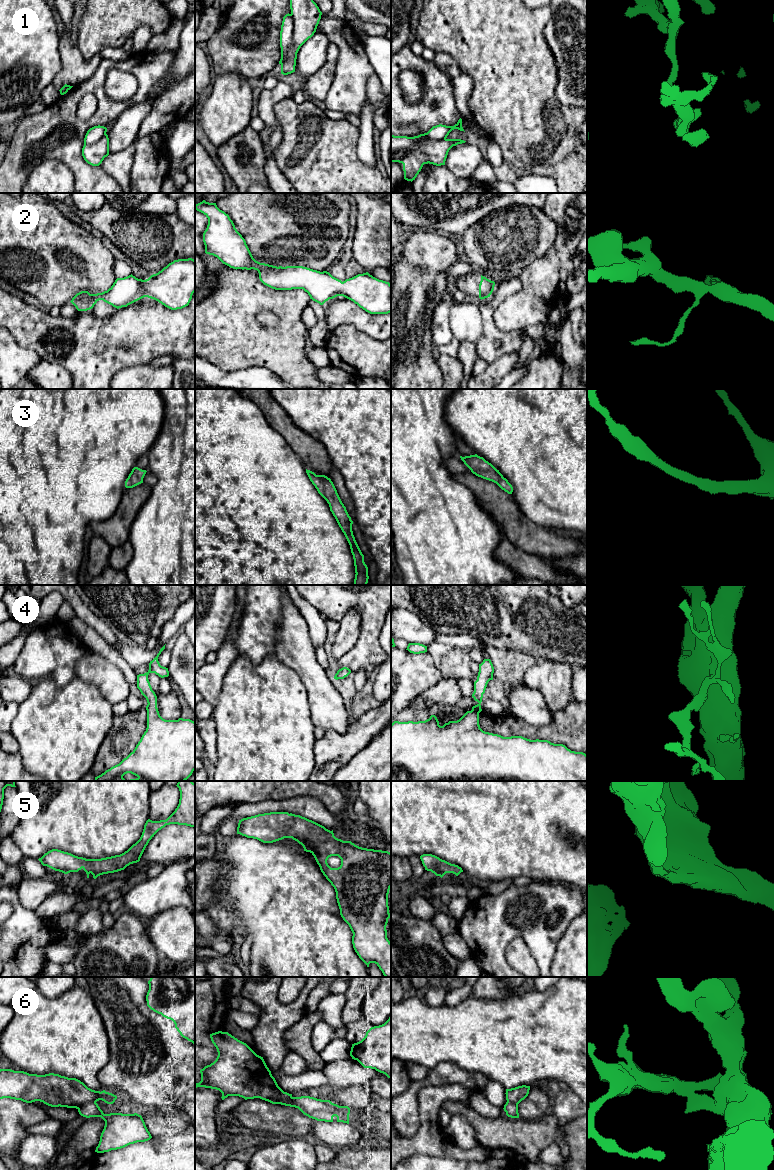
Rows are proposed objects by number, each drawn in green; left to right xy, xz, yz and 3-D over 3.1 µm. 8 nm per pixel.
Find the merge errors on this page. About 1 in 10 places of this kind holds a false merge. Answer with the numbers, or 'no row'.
1, 6

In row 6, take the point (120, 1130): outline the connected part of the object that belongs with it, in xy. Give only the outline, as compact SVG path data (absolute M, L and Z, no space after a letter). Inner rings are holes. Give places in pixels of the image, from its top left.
M96 1102L84 1104L78 1108L78 1112L83 1117L101 1117L105 1121L99 1144L95 1150L97 1153L121 1149L152 1138L142 1116L137 1113L104 1114Z

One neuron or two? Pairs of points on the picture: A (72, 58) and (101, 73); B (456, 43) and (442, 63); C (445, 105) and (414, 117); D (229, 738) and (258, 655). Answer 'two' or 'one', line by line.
A: two
B: two
C: one
D: two

